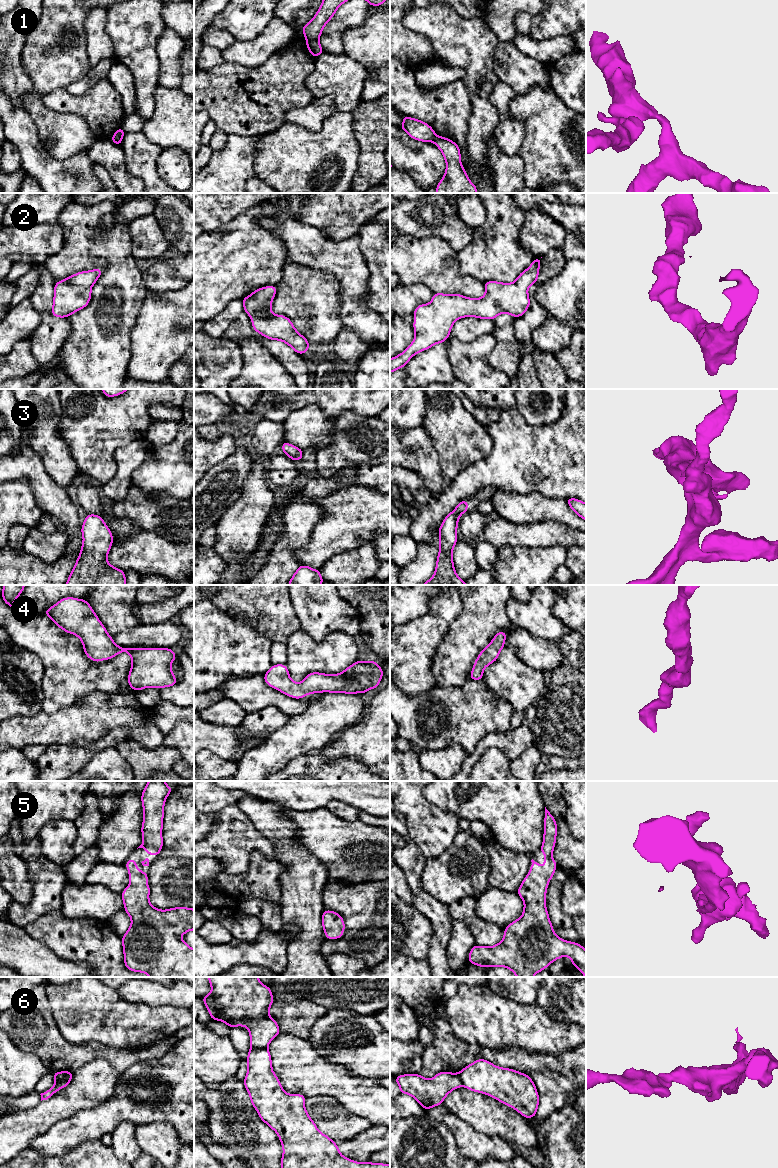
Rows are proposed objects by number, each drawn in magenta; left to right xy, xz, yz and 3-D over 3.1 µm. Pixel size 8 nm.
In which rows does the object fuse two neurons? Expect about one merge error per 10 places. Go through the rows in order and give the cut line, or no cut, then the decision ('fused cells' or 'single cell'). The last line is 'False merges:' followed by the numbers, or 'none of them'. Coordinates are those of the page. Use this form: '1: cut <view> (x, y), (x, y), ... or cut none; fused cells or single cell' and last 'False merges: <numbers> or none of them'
1: cut xz (307, 40), (317, 42); fused cells
2: cut none; single cell
3: cut none; single cell
4: cut none; single cell
5: cut none; single cell
6: cut xy (71, 1078), (55, 1082); fused cells
False merges: 1, 6

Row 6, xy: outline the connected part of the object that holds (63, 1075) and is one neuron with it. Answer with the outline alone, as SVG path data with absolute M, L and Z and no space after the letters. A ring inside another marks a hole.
M61 1071L53 1072L55 1082L60 1082L62 1080L71 1080L73 1078L73 1072L70 1071Z

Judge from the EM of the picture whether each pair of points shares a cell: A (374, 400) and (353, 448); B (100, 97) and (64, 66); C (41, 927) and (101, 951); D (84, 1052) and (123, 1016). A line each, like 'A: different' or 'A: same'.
A: different
B: different
C: same
D: different

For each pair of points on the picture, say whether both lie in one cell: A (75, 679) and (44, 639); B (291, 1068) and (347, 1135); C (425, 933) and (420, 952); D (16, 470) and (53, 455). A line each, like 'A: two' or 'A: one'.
A: one
B: two
C: one
D: two

